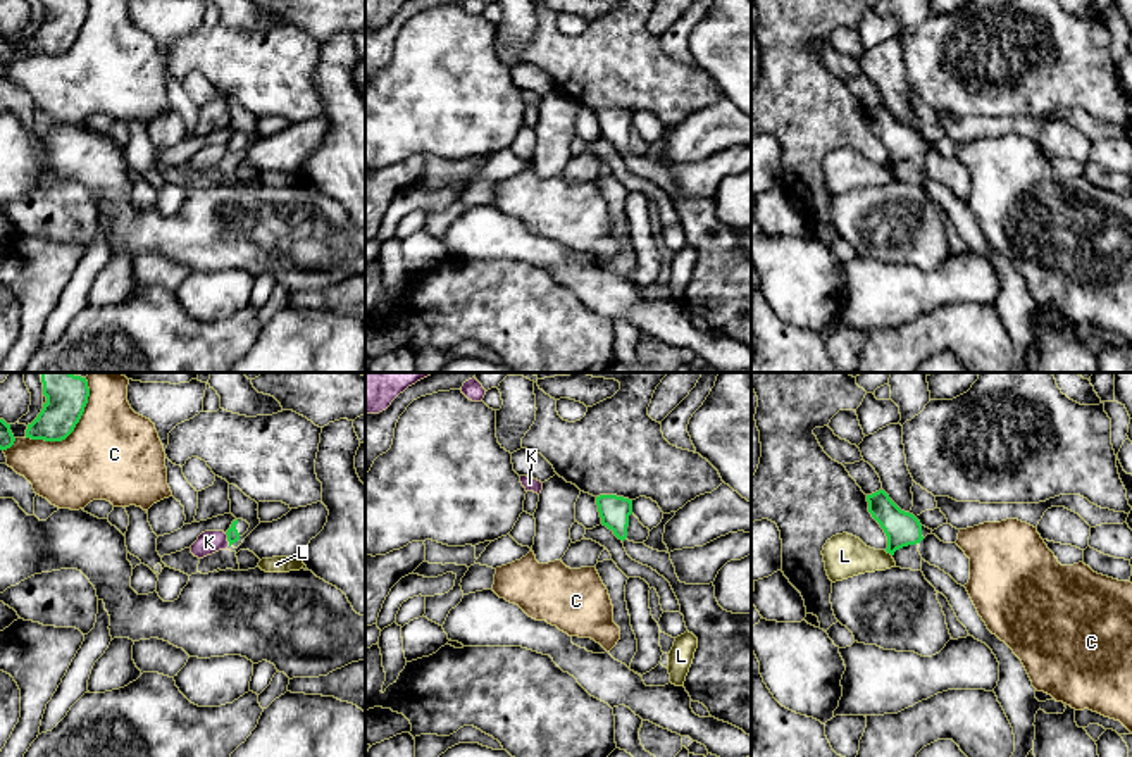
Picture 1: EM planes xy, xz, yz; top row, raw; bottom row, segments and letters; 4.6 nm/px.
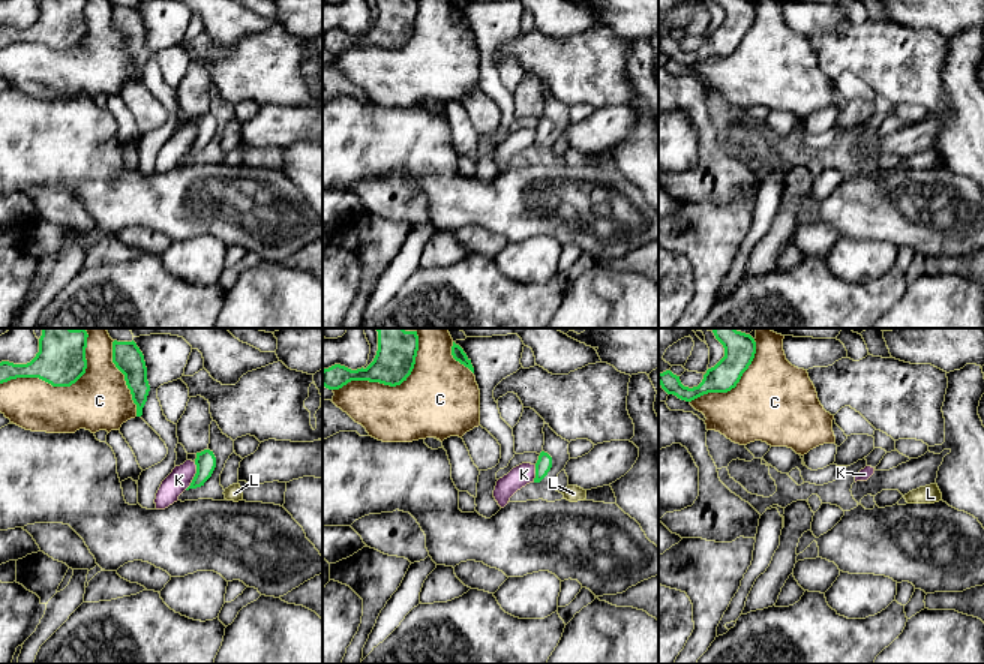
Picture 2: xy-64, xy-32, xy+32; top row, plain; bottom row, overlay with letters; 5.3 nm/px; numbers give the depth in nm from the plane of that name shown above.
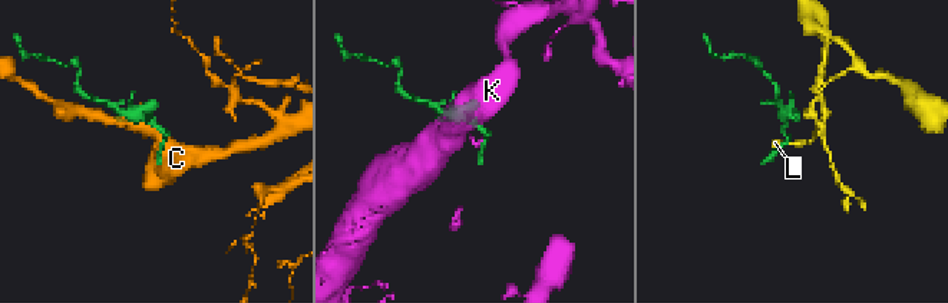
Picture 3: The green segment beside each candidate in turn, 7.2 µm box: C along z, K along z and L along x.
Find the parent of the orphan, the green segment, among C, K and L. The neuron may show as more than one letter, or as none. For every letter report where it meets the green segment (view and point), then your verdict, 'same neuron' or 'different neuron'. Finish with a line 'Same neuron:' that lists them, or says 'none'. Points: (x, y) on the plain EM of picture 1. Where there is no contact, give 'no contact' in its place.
C: xy (69, 47) | different neuron
K: xy (228, 154) | different neuron
L: yz (888, 166) | different neuron
Same neuron: none

